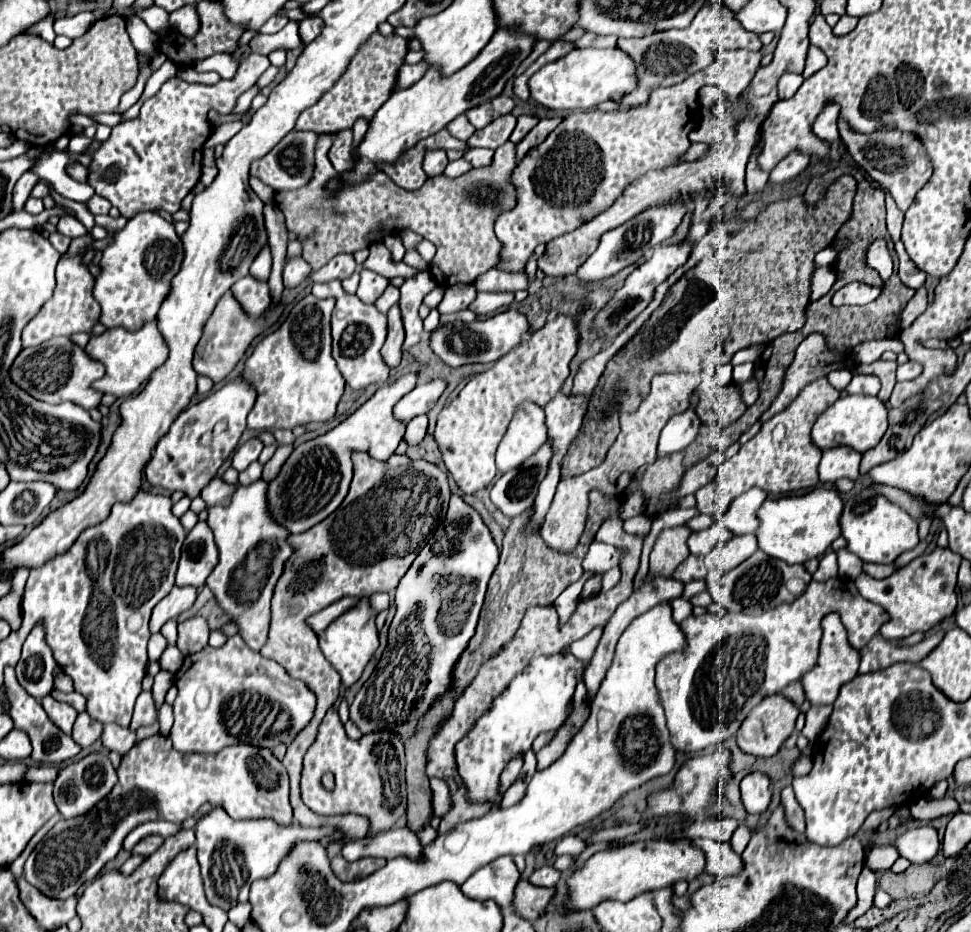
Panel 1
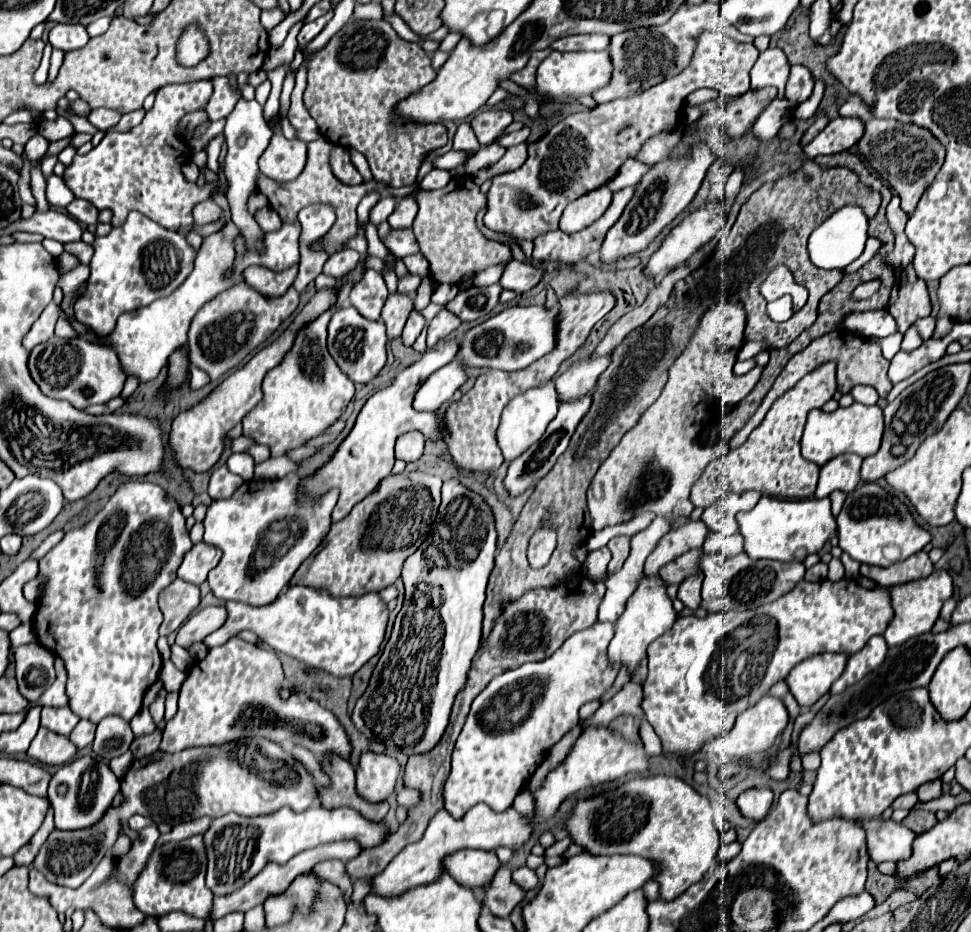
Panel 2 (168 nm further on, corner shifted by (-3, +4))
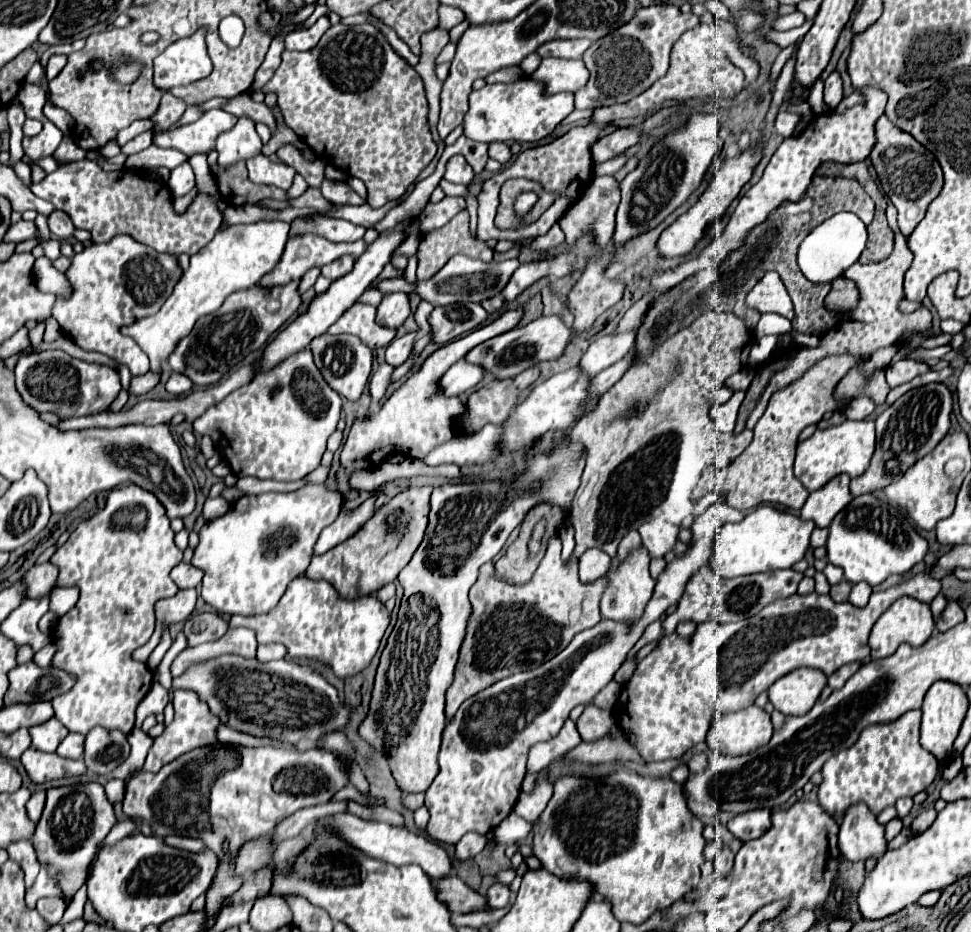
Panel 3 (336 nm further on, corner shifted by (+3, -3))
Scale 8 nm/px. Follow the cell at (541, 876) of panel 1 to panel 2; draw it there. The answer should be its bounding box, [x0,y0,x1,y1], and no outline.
[512,866,540,890]

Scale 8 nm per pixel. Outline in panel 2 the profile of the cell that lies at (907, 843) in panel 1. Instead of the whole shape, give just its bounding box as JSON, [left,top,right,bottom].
[862,818,916,864]

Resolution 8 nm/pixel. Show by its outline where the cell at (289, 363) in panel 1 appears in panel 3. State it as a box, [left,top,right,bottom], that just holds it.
[192,349,340,481]

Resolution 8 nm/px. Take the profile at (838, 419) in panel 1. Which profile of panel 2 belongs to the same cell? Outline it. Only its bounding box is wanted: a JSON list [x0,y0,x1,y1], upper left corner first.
[802,402,884,466]

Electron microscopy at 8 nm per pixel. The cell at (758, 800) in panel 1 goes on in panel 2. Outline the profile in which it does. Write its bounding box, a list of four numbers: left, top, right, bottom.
[736,788,772,820]

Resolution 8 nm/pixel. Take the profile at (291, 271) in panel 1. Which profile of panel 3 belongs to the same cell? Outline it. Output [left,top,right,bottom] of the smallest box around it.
[122,221,290,371]

